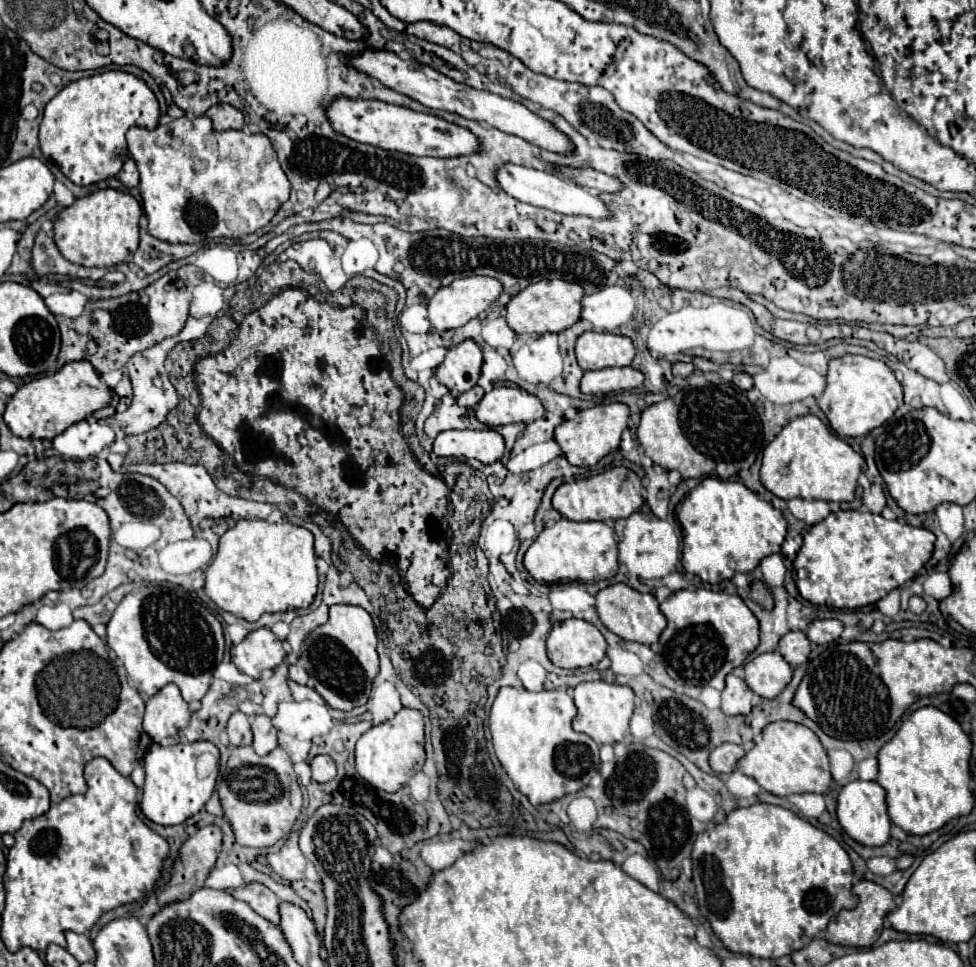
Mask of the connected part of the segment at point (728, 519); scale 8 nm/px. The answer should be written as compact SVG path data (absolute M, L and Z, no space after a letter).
M707 476L690 490L679 504L677 519L682 526L682 566L684 571L700 576L704 582L718 584L732 578L736 572L752 572L762 558L778 554L788 534L788 520L770 502L758 498L742 482L724 482L720 478Z

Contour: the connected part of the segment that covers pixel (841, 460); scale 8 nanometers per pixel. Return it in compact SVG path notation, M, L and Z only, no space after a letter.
M800 416L788 422L782 432L766 446L762 458L762 484L778 498L808 498L826 502L854 500L856 482L864 458L840 440L818 416Z

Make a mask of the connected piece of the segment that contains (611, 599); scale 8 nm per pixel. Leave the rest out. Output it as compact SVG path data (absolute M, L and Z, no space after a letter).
M622 582L606 586L596 594L596 610L598 610L602 624L610 632L620 636L622 640L634 640L640 644L654 644L660 638L662 630L666 628L666 618L658 608L656 596L654 594L642 594L642 592L630 588Z

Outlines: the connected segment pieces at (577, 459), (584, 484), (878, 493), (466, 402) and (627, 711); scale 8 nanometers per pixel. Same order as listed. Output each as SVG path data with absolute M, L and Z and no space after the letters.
M610 402L610 404L596 404L588 410L580 410L576 418L564 420L556 432L554 440L560 444L564 456L574 466L594 466L600 458L604 458L608 452L618 448L620 436L626 430L630 410L622 402Z
M624 466L610 468L602 474L588 476L570 484L560 484L552 496L552 506L570 520L618 520L628 518L632 512L640 510L644 504L642 496L642 482L640 478Z
M872 484L870 488L864 490L864 496L862 496L862 502L864 506L874 512L874 514L880 514L882 508L886 506L886 498L884 498L884 490L878 486L878 484Z
M474 386L474 388L470 388L468 392L464 392L464 394L460 394L460 396L458 396L458 406L474 408L474 406L482 400L482 396L484 396L484 388Z
M604 680L582 682L574 688L574 704L578 714L574 718L574 730L588 734L596 744L616 744L628 736L628 724L634 712L634 692L622 684L610 684Z

